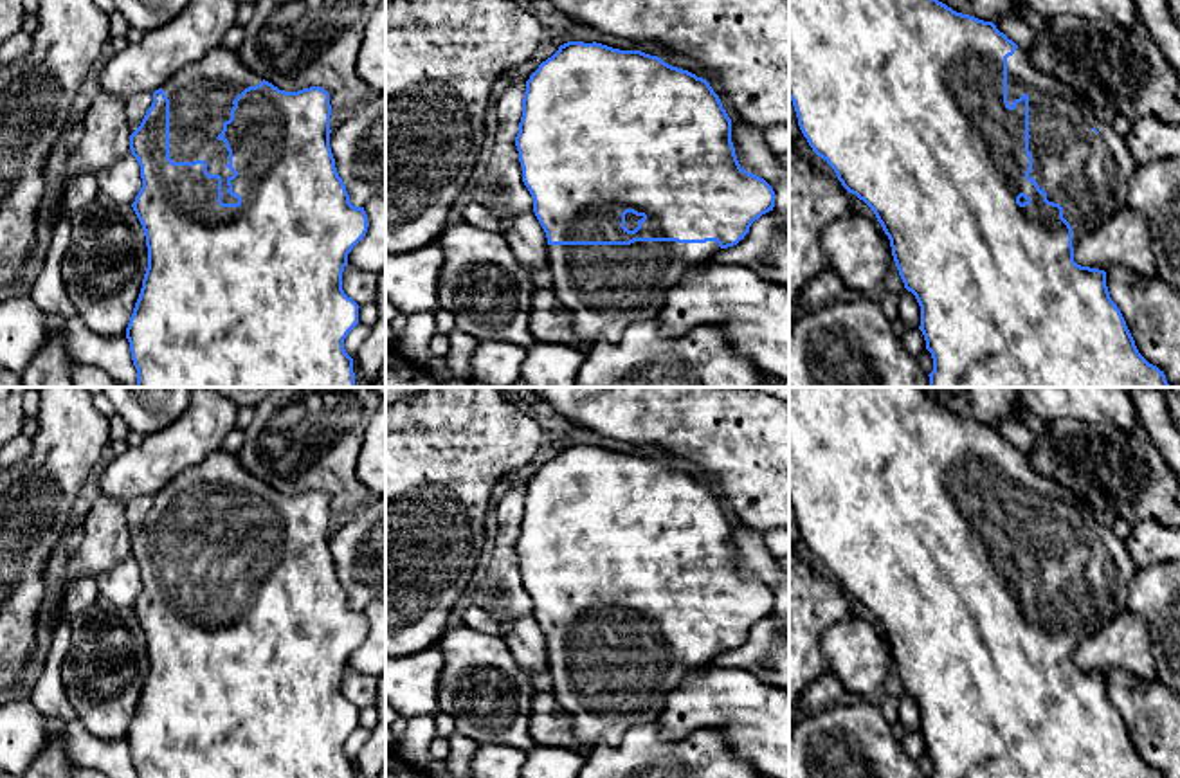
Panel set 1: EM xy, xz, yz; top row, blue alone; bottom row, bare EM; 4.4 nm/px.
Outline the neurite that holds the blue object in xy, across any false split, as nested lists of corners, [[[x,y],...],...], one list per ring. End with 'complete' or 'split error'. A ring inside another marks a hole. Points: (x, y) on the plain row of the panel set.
[[[222,448],[187,468],[153,495],[141,529],[130,538],[130,553],[141,569],[142,591],[132,607],[148,650],[148,672],[126,731],[137,778],[355,778],[344,742],[359,728],[359,708],[342,693],[348,657],[368,636],[364,611],[355,611],[337,576],[330,551],[330,497],[321,490],[285,495],[249,474],[236,454]]] | split error

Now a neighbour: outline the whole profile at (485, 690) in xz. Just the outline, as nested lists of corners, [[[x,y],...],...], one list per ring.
[[[461,625],[447,629],[436,645],[443,656],[438,711],[454,717],[454,731],[528,751],[535,744],[528,717],[537,688],[506,639]]]

